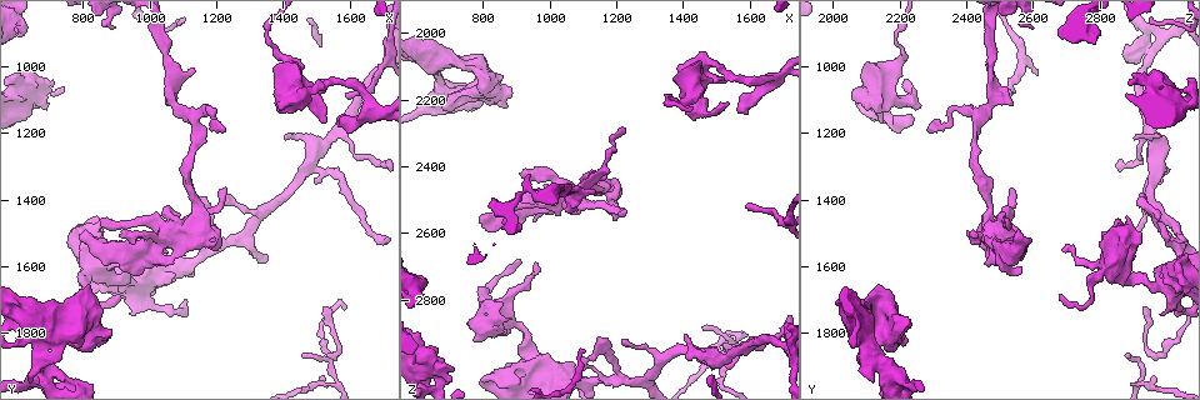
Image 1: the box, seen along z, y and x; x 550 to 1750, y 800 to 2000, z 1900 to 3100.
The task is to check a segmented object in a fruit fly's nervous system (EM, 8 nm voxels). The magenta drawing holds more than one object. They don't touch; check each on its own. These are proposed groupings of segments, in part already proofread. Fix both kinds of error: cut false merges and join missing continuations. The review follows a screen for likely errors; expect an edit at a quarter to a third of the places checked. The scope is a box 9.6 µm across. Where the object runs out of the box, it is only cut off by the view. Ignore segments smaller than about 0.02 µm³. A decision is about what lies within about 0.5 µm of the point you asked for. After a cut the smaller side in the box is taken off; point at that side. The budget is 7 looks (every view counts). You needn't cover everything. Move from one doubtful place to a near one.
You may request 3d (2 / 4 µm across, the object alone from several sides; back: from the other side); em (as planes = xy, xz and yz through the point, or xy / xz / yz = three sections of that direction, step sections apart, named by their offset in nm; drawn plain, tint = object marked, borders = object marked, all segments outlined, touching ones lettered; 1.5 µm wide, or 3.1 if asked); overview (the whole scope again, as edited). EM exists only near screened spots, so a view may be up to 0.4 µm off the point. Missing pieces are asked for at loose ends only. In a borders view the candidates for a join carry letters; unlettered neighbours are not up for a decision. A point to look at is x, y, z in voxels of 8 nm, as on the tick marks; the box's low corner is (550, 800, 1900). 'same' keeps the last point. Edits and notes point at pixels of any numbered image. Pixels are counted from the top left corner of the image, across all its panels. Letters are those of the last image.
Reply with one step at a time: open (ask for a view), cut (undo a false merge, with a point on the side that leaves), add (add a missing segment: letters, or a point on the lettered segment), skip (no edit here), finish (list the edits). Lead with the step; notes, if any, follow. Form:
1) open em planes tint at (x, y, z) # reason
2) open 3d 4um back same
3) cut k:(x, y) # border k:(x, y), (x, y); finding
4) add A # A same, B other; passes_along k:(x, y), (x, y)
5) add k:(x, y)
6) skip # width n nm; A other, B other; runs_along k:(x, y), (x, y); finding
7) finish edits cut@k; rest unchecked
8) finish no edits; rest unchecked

open 3d 4um at (910, 1690, 2680) # thin end

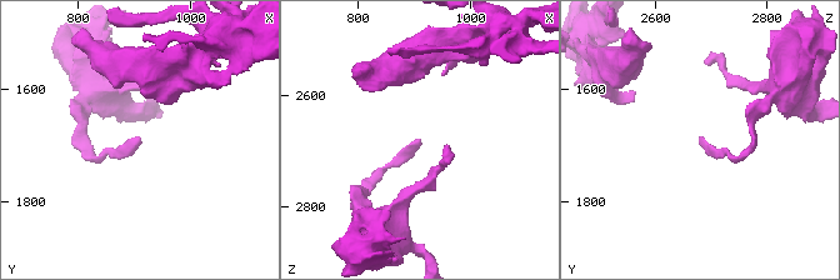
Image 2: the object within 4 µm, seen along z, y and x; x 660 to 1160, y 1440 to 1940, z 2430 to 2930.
open em xy step 8 borders at (905, 1685, 2685) # shape alone is not enough

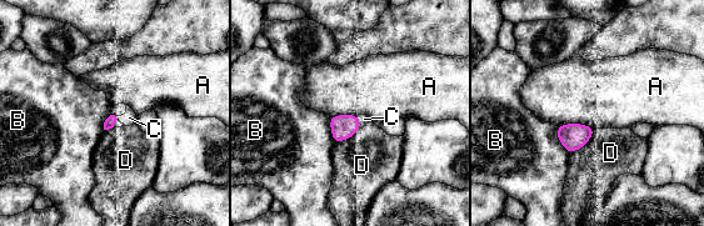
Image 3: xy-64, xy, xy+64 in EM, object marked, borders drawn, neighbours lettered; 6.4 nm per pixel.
add C # A other, B other, C same, D other; the cell continues

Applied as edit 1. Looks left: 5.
open overview # see it whole again

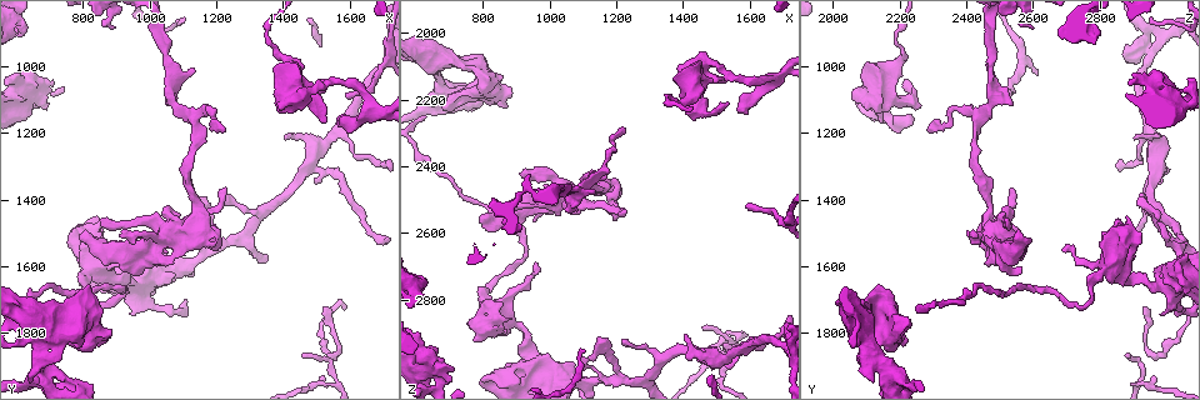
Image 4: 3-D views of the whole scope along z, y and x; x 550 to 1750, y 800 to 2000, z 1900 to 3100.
open em xz step 8 tint at (1140, 1010, 2470) # thin end

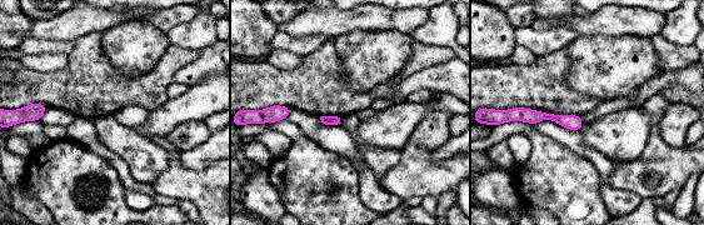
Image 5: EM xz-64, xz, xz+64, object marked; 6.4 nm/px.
open em planes borders same

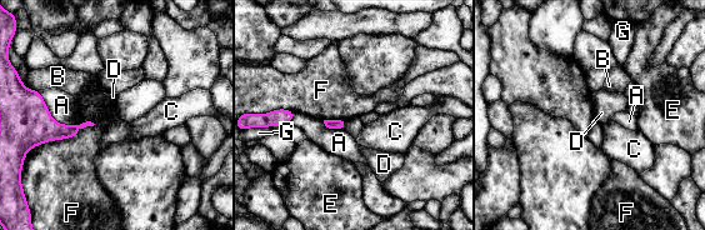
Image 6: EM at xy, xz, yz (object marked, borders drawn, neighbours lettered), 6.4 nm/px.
skip # A other, B other, C other, D other, E other, F other, G other; border 6:(95, 124), (33, 149); no lettered segment goes on from it

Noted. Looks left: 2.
open 3d 4um at (790, 1510, 2550) # branch stops here

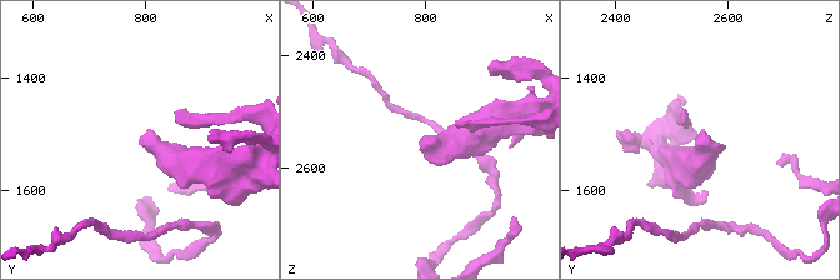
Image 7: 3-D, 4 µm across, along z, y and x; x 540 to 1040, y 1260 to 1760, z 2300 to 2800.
open em planes borders at (785, 1515, 2555) # now the EM

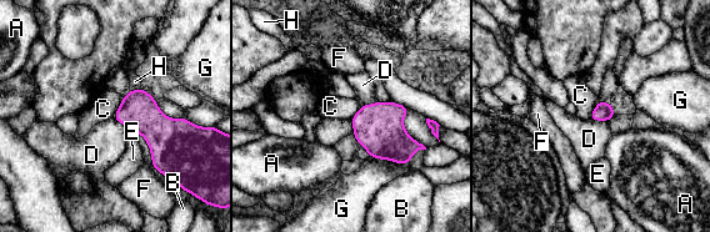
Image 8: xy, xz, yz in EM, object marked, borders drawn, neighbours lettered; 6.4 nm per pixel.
skip # longest_contact G 260 nm; A other, B other, C other, D other, E other, F other, G other, H other; border 8:(589, 119), (608, 122); no lettered segment goes on from it

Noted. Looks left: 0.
finish edits add@3; rest unchecked

